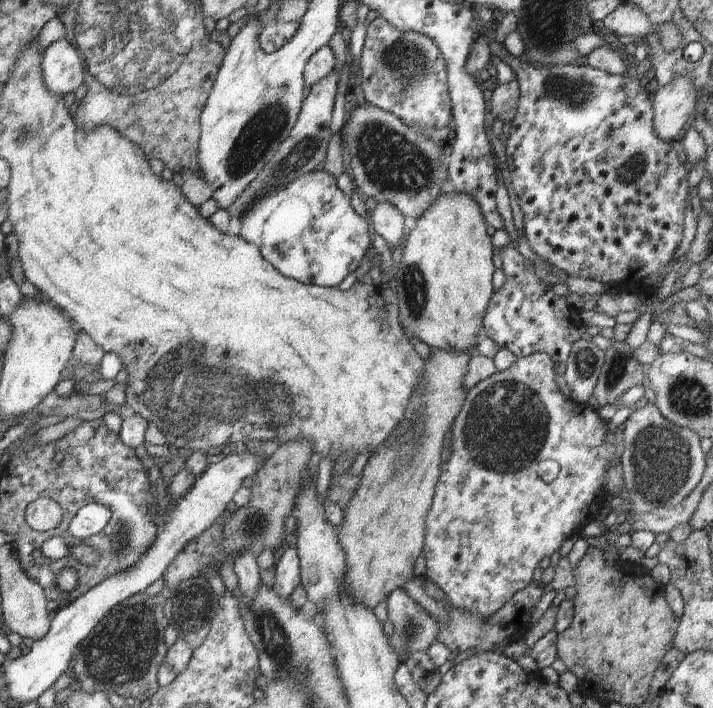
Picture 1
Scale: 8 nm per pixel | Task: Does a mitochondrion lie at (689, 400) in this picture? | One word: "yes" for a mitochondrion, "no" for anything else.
yes

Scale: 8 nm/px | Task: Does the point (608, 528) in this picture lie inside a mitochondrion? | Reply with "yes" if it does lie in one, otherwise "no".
no

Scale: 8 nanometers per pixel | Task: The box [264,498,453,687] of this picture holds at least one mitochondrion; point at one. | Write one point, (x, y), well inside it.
(411, 626)

